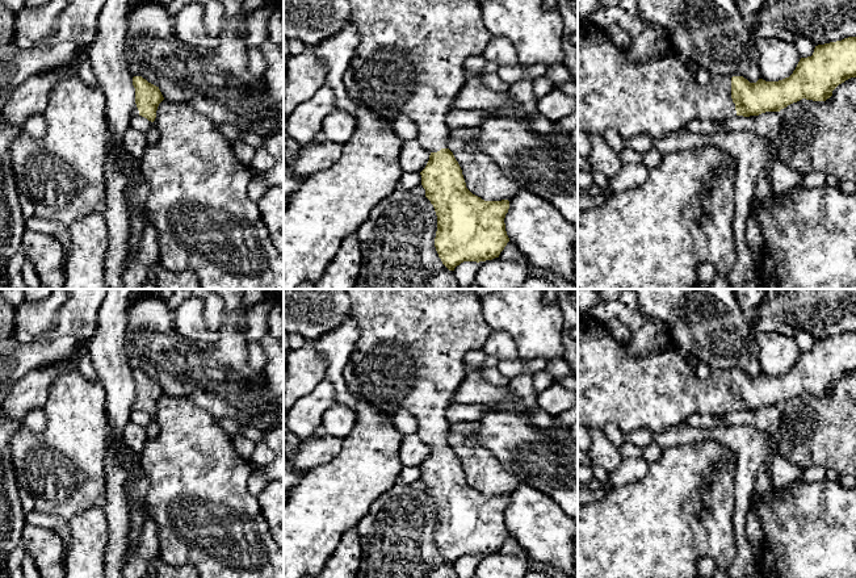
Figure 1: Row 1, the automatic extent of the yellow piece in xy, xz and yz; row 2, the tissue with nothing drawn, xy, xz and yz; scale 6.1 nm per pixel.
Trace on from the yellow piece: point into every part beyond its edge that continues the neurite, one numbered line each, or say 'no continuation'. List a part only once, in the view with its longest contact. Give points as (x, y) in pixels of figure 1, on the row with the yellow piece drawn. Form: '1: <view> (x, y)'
1: yz (658, 96)

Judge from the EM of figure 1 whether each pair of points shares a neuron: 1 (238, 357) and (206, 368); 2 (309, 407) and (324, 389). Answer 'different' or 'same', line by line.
1: same
2: same

